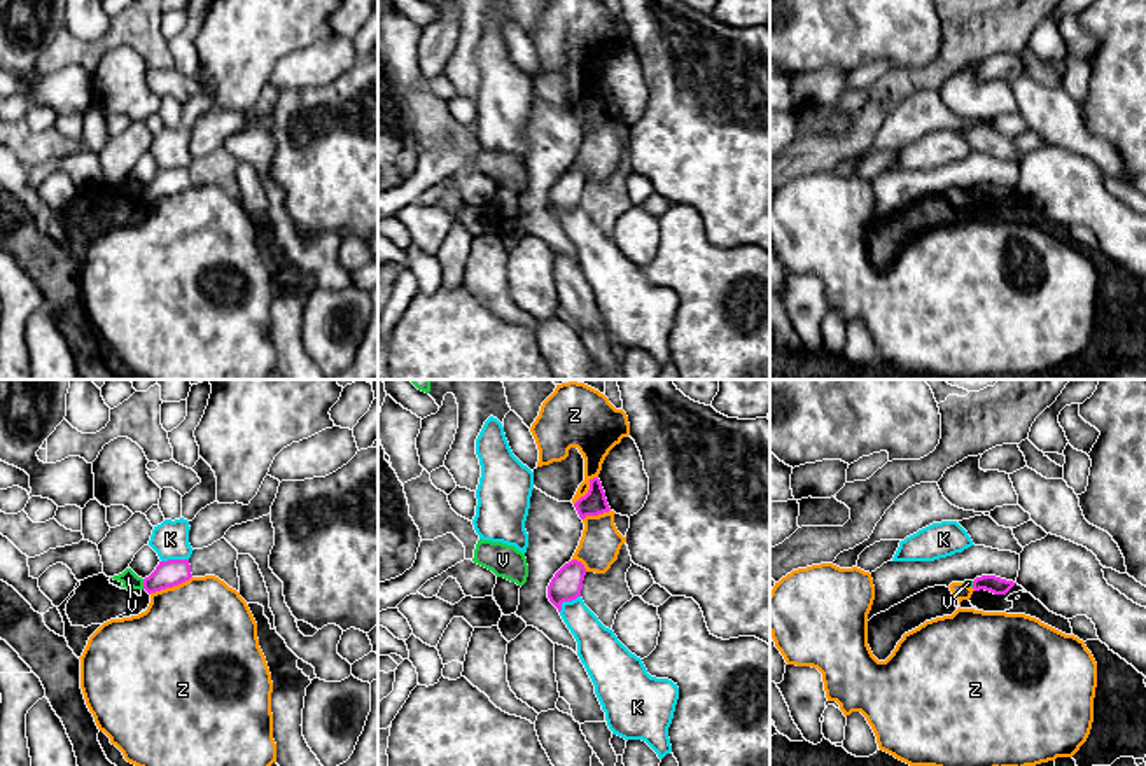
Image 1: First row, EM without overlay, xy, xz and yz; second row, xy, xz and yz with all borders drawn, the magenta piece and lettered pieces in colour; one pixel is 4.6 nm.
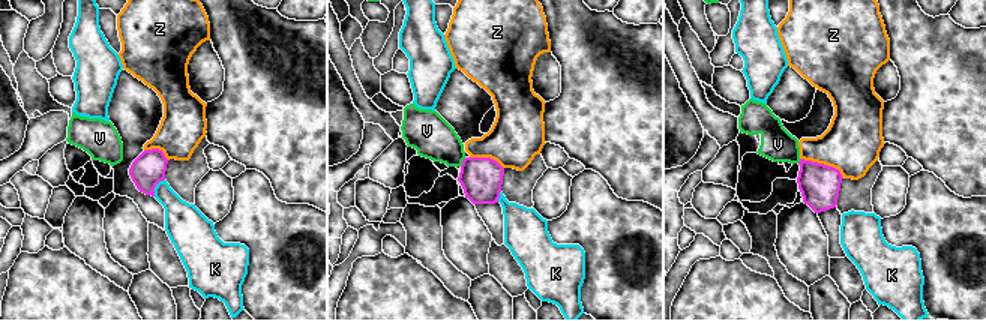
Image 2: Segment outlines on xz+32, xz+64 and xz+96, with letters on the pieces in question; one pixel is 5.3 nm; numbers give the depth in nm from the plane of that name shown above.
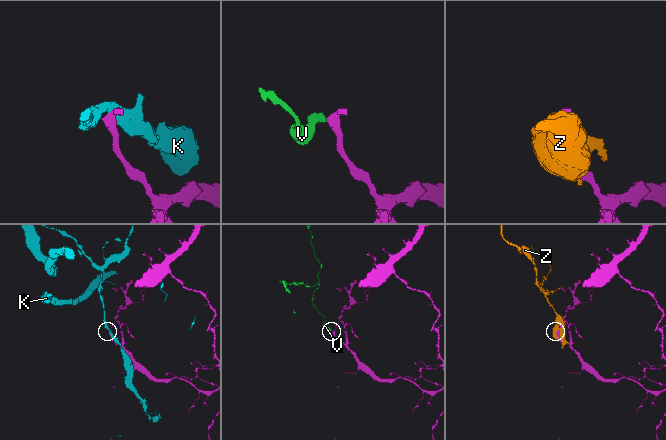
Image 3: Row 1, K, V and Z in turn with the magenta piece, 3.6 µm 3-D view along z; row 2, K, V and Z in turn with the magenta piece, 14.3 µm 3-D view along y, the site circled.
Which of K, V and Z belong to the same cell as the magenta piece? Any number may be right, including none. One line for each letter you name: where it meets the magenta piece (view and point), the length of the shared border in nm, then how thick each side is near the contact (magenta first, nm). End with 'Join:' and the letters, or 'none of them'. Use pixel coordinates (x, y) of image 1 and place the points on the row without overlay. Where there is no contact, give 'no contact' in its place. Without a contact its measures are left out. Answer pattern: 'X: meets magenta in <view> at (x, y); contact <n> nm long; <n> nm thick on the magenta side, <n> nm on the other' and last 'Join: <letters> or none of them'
Join: none of them

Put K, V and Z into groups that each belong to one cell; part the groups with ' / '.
K / V / Z

